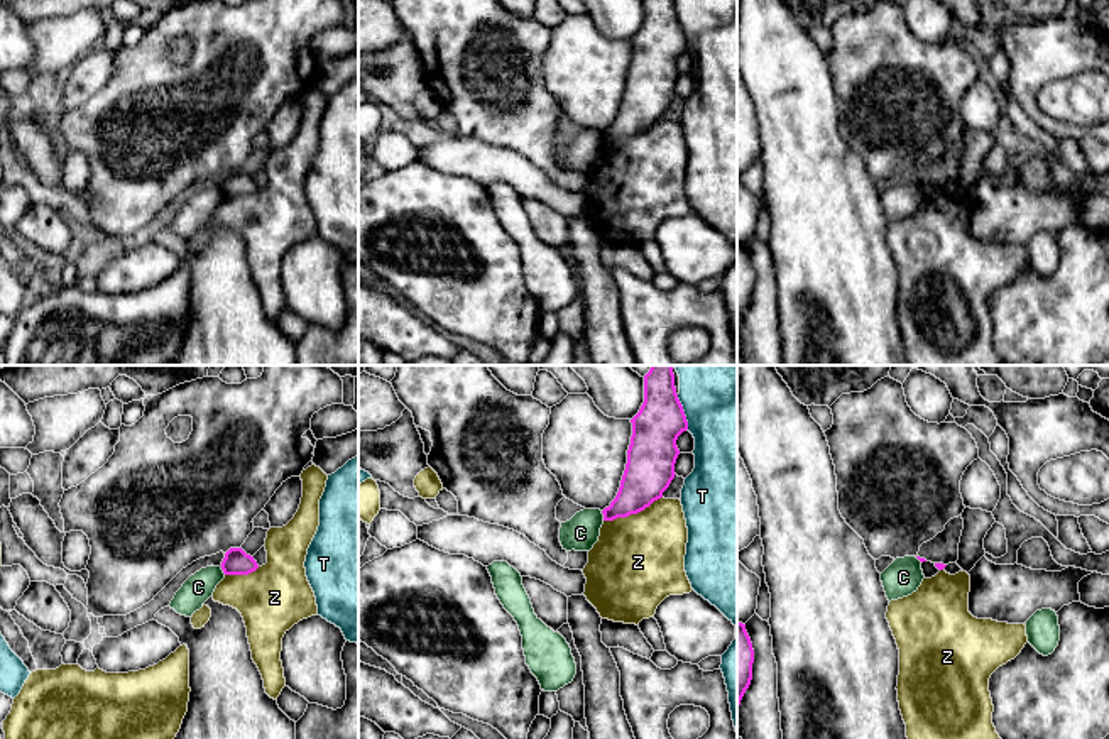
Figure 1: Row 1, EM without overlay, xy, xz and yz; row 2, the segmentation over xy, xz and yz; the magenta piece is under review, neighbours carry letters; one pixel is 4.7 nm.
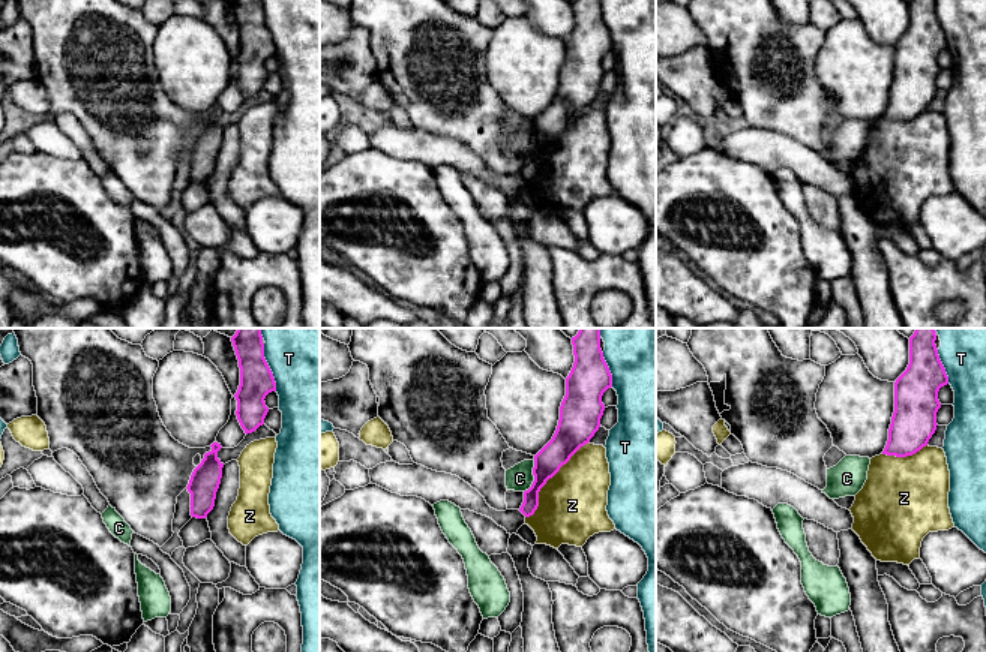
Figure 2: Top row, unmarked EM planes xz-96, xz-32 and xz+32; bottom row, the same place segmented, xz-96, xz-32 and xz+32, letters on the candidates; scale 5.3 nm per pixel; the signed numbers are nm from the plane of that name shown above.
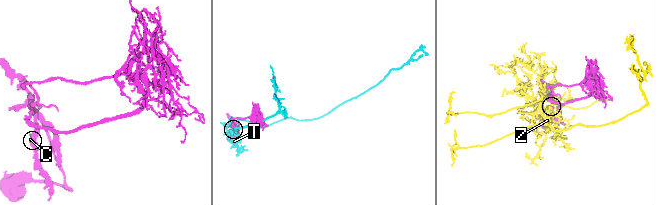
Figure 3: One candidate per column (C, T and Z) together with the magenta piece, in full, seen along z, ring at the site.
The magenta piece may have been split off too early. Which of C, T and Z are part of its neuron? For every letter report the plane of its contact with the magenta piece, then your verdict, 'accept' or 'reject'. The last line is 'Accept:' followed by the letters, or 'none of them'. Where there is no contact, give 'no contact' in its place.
C: meets magenta in xz; reject
T: meets magenta in xz; reject
Z: meets magenta in xz; reject
Accept: none of them

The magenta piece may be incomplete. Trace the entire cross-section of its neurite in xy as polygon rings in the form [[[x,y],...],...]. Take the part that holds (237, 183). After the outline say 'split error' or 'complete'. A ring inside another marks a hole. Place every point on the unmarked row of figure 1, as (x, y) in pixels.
[[[230,169],[220,188],[225,196],[249,196],[259,189],[254,178],[247,176],[242,169]]]; complete

